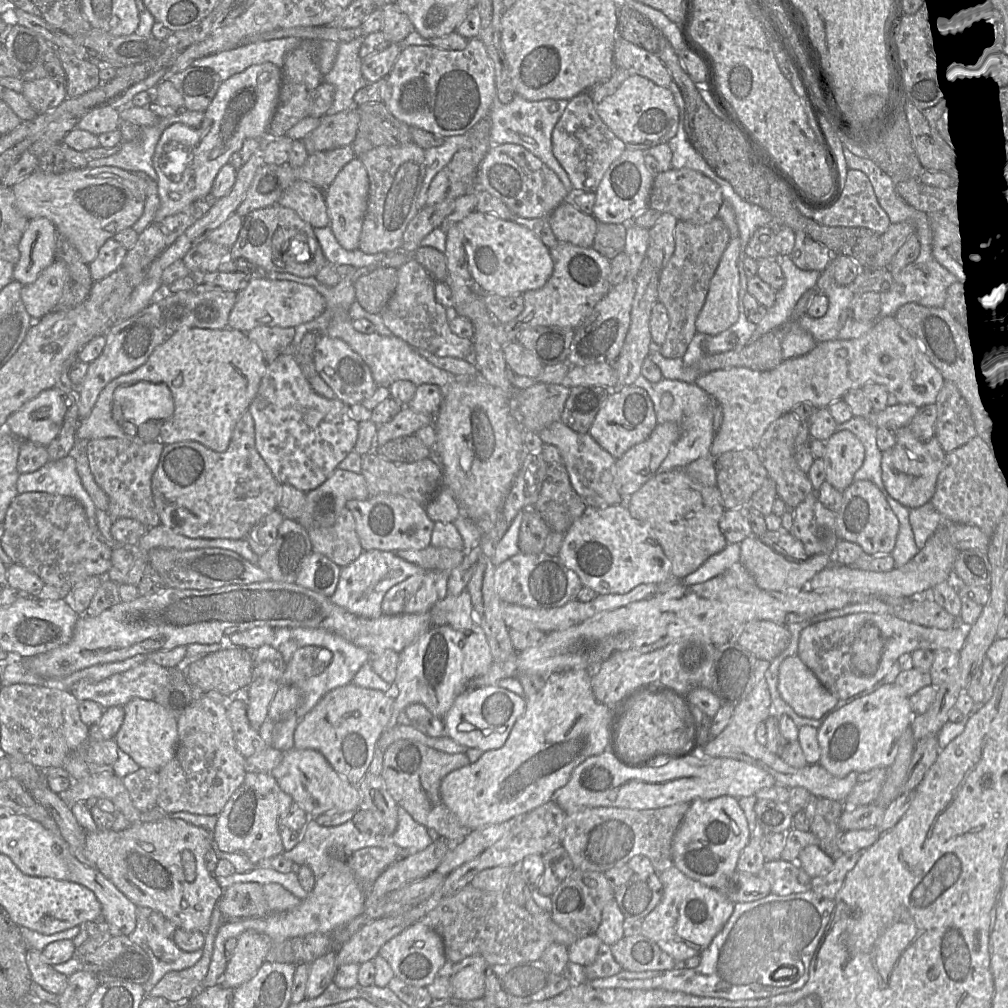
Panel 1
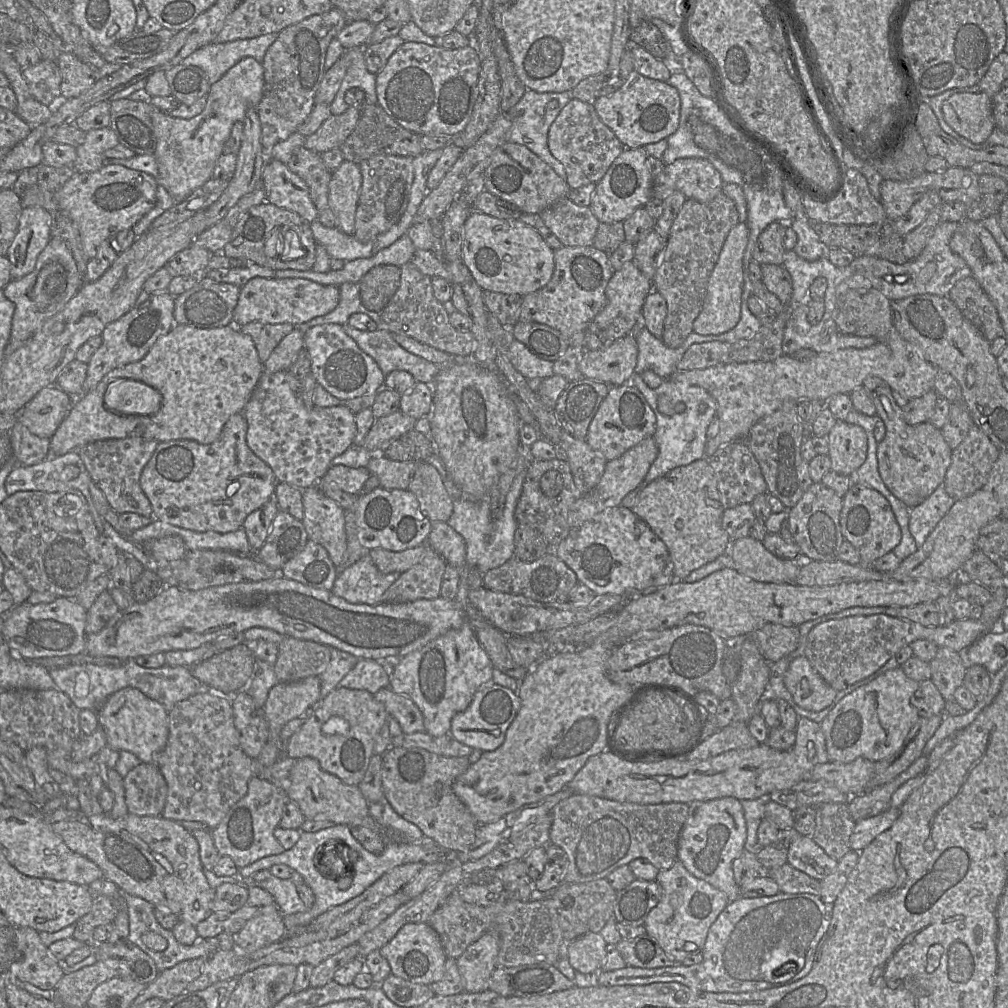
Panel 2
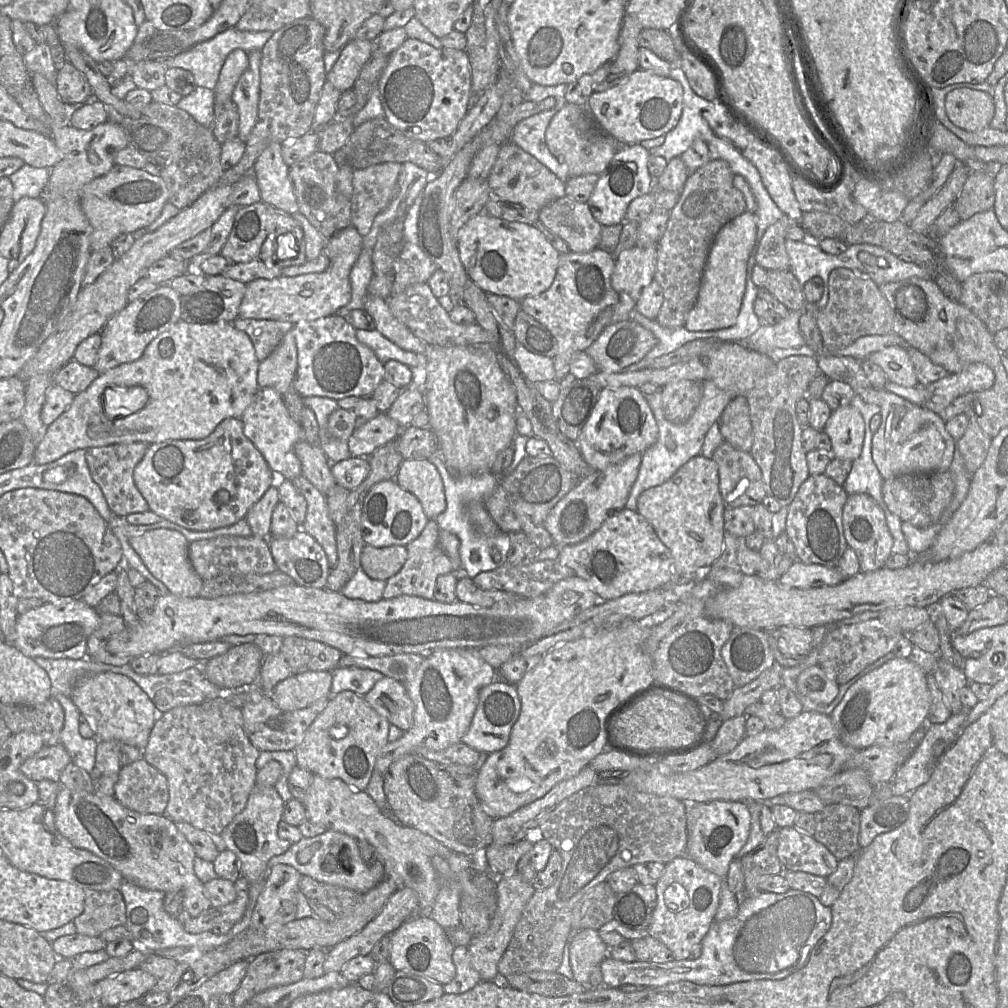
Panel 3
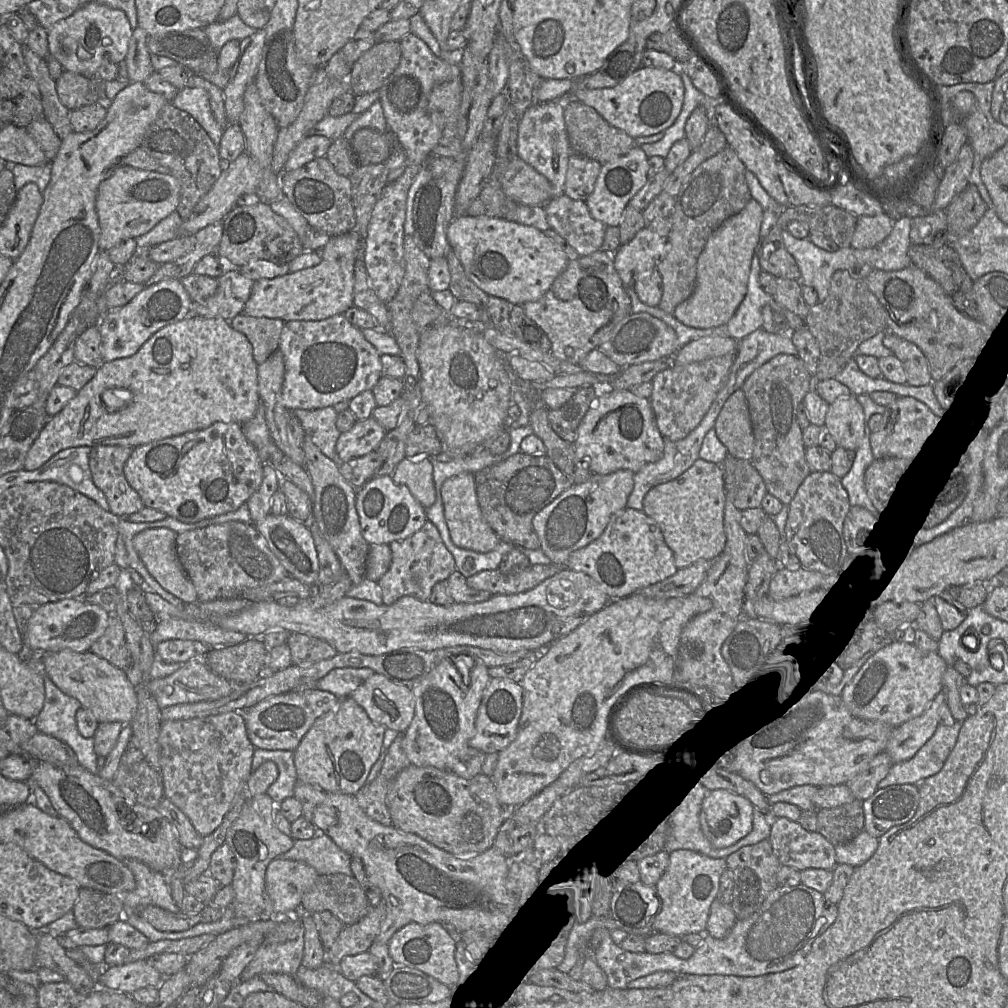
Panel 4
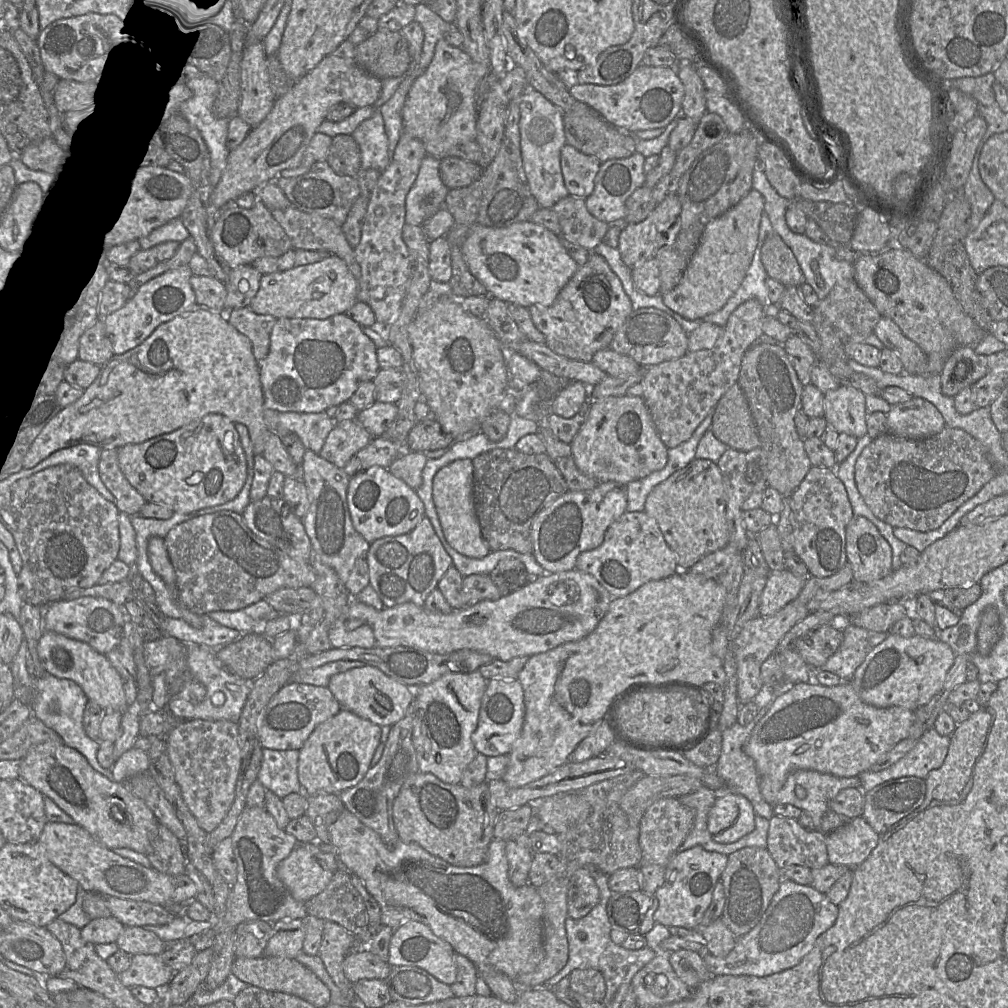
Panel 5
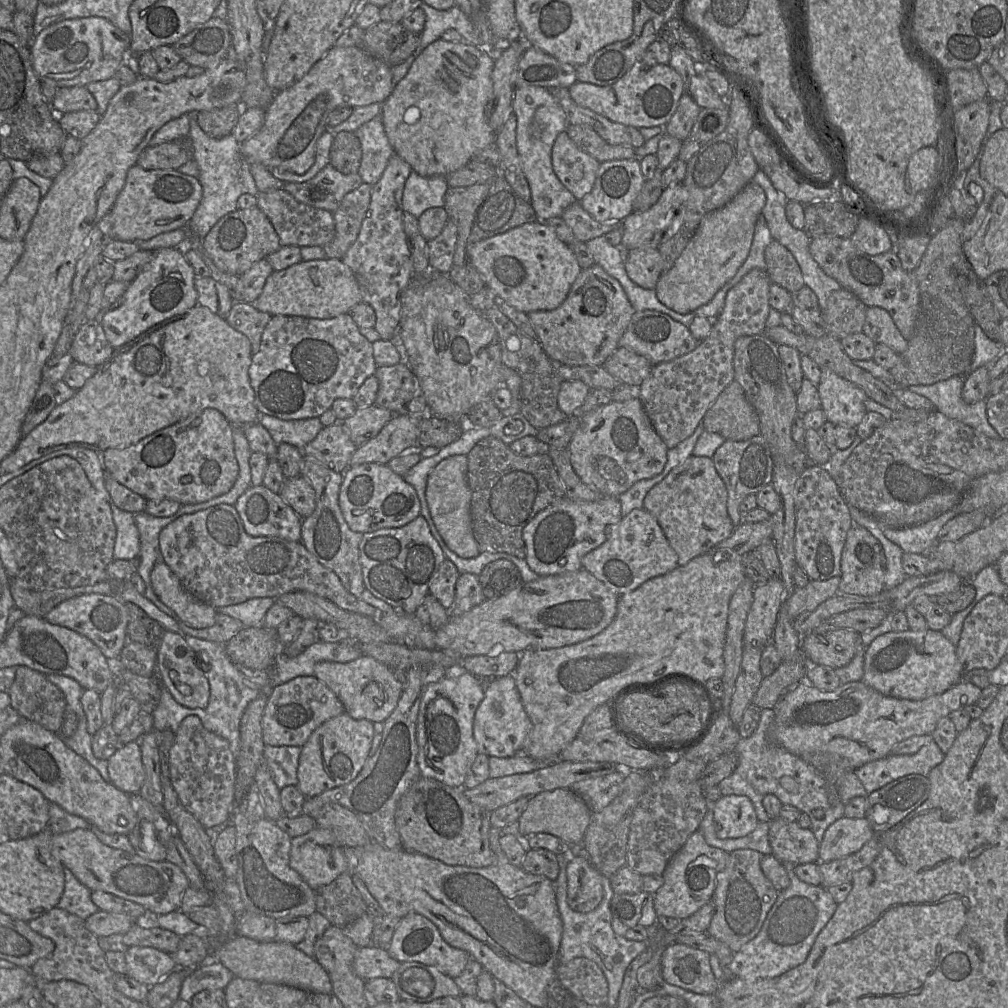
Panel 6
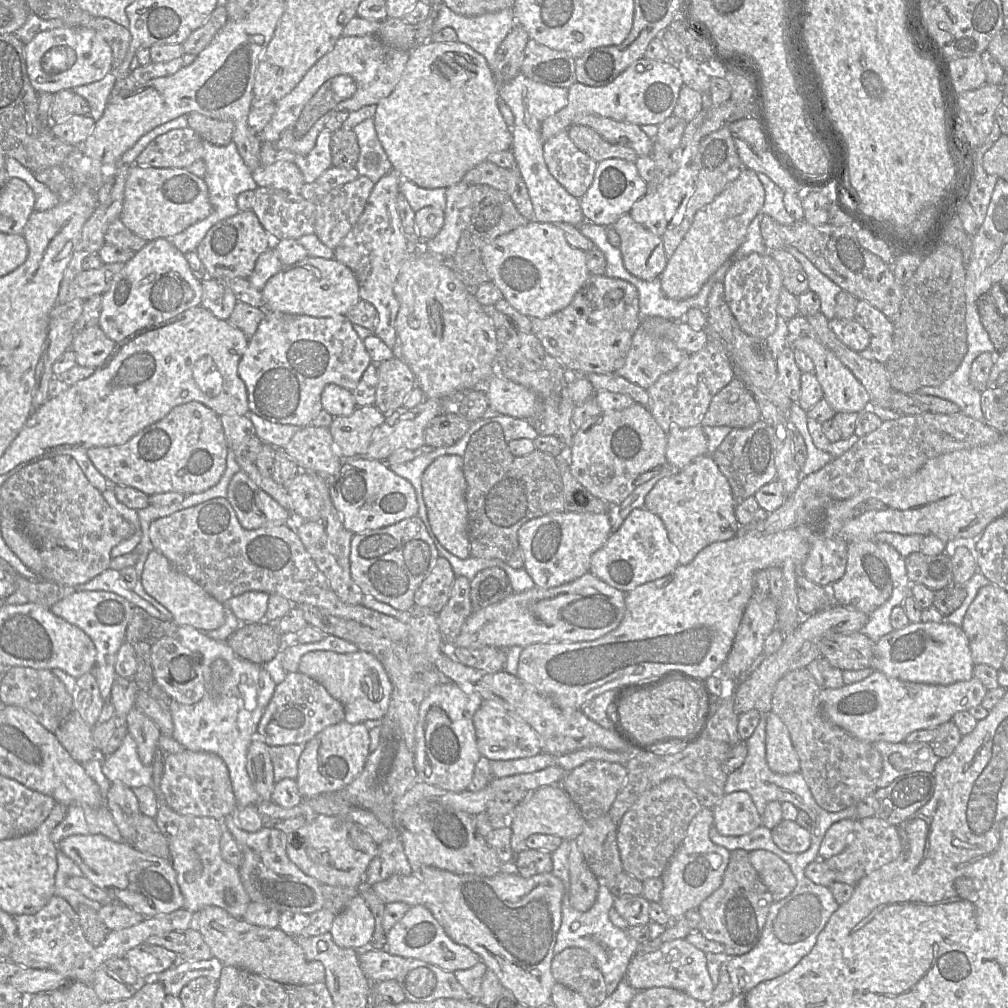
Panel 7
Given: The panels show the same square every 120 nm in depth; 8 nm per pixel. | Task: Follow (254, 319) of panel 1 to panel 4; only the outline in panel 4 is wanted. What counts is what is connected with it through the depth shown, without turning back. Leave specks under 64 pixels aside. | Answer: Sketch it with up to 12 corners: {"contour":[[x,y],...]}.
{"contour":[[360,234],[318,265],[255,281],[243,313],[317,321],[354,306]]}

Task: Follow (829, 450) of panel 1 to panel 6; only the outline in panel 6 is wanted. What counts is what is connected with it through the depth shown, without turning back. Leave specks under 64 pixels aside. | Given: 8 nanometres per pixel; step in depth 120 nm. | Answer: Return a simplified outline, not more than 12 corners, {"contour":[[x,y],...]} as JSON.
{"contour":[[827,368],[818,391],[827,421],[856,428],[866,393]]}

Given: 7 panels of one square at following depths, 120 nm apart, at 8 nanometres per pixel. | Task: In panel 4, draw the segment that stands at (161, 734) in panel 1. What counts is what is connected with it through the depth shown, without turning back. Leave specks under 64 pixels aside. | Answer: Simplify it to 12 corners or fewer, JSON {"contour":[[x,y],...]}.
{"contour":[[88,651],[47,652],[43,673],[99,723],[131,723],[136,687]]}

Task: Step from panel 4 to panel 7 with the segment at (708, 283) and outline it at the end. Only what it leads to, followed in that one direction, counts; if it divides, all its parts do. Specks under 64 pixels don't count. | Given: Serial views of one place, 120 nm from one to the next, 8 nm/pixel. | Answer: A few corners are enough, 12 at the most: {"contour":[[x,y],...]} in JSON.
{"contour":[[746,168],[698,210],[659,276],[696,295],[742,245],[765,190]]}

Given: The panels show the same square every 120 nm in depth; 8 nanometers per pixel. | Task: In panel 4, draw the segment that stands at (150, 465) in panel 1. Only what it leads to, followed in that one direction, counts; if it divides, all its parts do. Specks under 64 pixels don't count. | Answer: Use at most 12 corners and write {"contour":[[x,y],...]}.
{"contour":[[98,445],[89,466],[110,512],[127,518],[143,507],[124,465],[134,447]]}

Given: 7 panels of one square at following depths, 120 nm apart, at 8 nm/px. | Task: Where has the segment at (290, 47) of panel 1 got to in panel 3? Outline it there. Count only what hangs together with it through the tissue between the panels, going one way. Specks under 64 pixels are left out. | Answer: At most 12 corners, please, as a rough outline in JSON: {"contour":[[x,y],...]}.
{"contour":[[232,27],[165,60],[214,91],[232,51],[261,51],[273,32]]}

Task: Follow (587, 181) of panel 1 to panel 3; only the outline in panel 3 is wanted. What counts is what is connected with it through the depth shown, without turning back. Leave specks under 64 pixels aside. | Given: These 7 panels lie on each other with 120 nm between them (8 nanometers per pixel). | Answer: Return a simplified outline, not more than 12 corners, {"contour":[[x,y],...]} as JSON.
{"contour":[[566,103],[545,138],[569,177],[602,174],[621,146]]}

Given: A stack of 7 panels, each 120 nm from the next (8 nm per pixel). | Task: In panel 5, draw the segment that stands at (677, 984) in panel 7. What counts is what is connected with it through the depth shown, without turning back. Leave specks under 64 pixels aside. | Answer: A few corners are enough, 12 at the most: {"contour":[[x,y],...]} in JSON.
{"contour":[[672,952],[670,964],[691,990],[710,973],[700,953]]}

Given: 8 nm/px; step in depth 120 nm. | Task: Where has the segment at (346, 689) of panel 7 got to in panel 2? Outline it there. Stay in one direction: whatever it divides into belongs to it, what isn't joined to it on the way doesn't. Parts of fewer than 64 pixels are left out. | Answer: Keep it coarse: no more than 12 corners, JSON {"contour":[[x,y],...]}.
{"contour":[[390,687],[374,697],[403,733],[425,732],[423,714],[411,698]]}

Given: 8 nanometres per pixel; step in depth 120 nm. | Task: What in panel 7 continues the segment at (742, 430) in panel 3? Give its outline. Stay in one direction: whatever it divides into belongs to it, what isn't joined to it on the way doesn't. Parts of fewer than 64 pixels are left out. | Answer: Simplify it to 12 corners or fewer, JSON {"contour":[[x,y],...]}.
{"contour":[[734,377],[711,399],[702,427],[748,428],[761,419]]}

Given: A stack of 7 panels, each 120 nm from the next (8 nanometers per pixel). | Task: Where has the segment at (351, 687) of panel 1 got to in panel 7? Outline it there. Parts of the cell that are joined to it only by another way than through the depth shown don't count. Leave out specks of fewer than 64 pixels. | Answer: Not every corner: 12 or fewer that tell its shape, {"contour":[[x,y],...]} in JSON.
{"contour":[[341,721],[306,743],[296,783],[309,799],[334,794],[362,772],[364,723]]}

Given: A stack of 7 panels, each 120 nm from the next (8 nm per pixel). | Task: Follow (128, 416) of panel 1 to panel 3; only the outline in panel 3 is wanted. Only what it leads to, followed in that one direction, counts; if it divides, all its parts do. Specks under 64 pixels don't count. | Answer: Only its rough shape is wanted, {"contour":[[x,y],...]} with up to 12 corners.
{"contour":[[111,386],[103,394],[110,418],[141,410],[148,393],[141,386]]}

